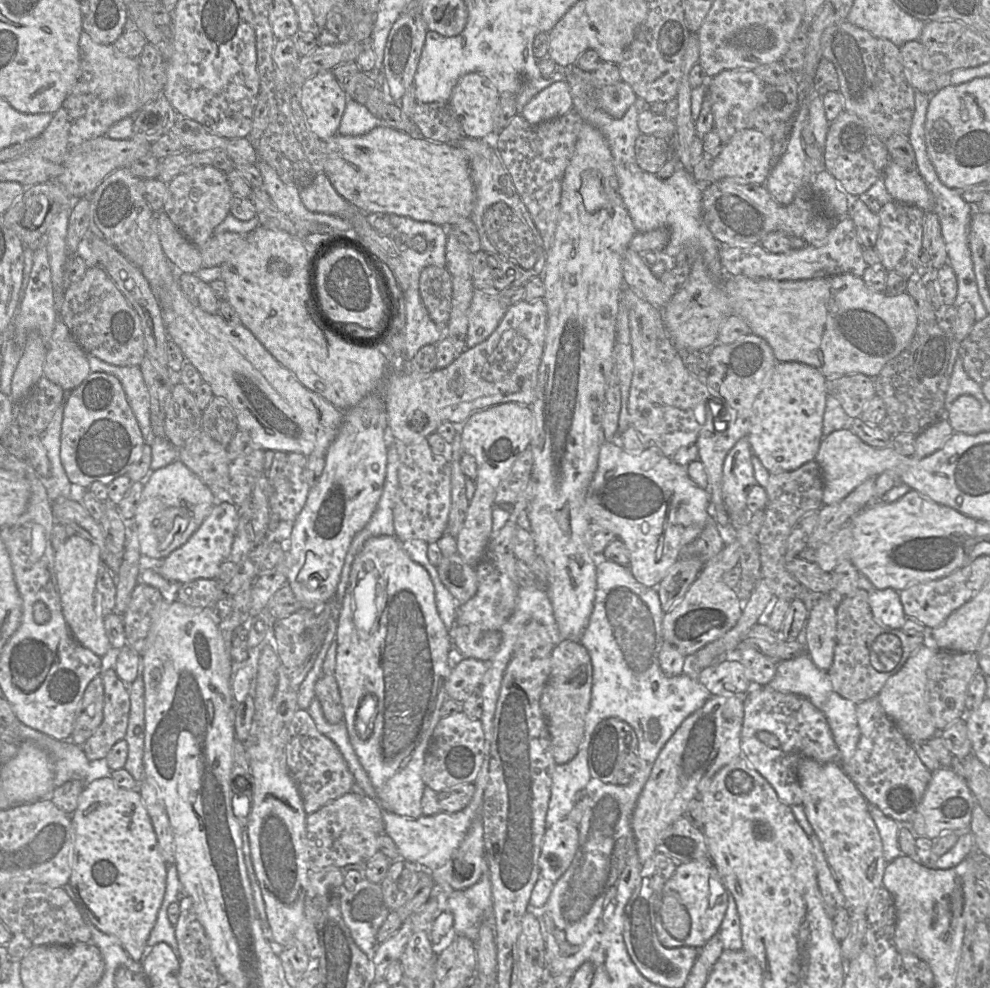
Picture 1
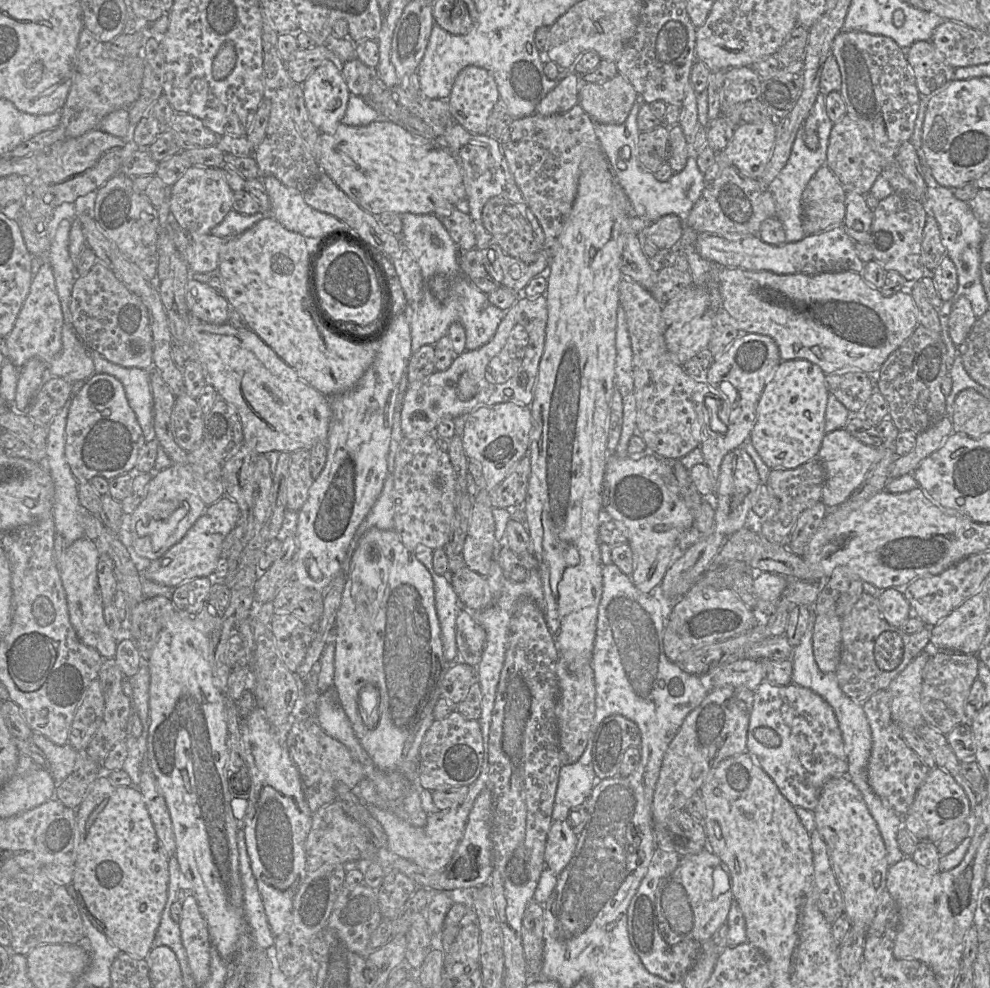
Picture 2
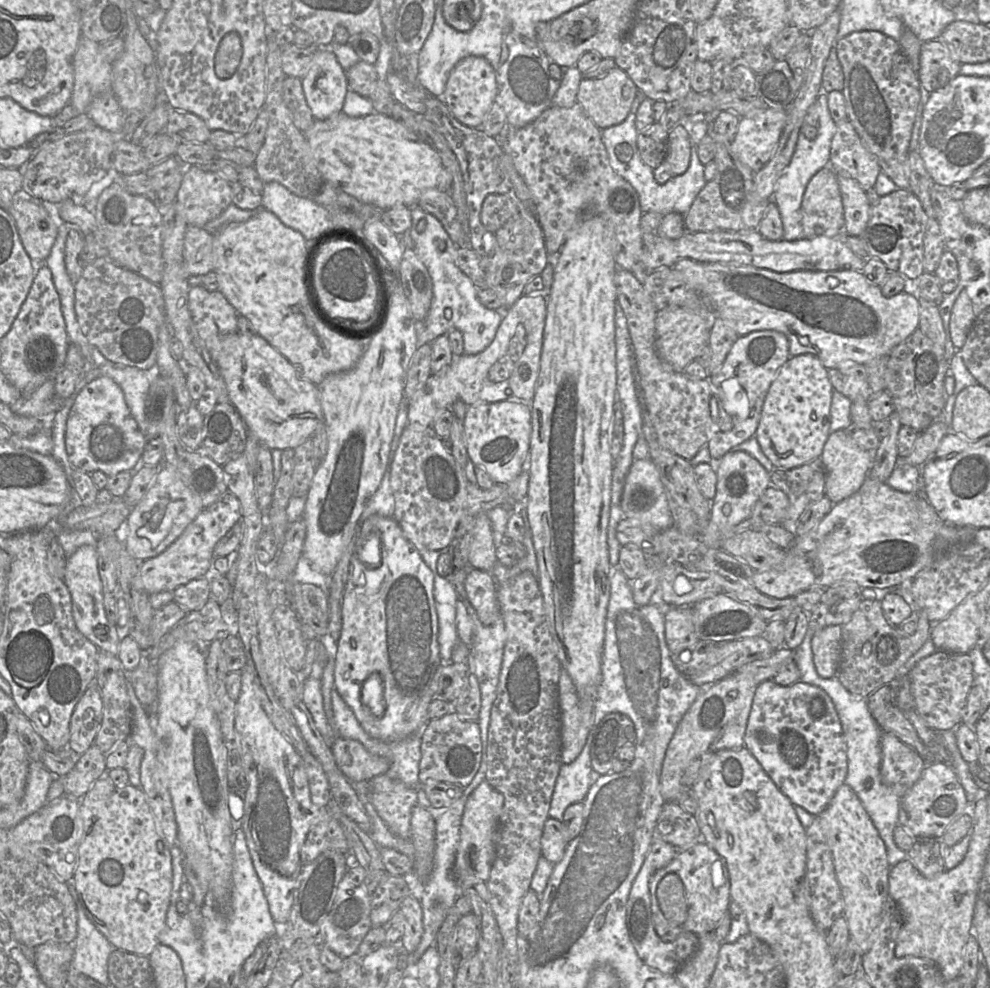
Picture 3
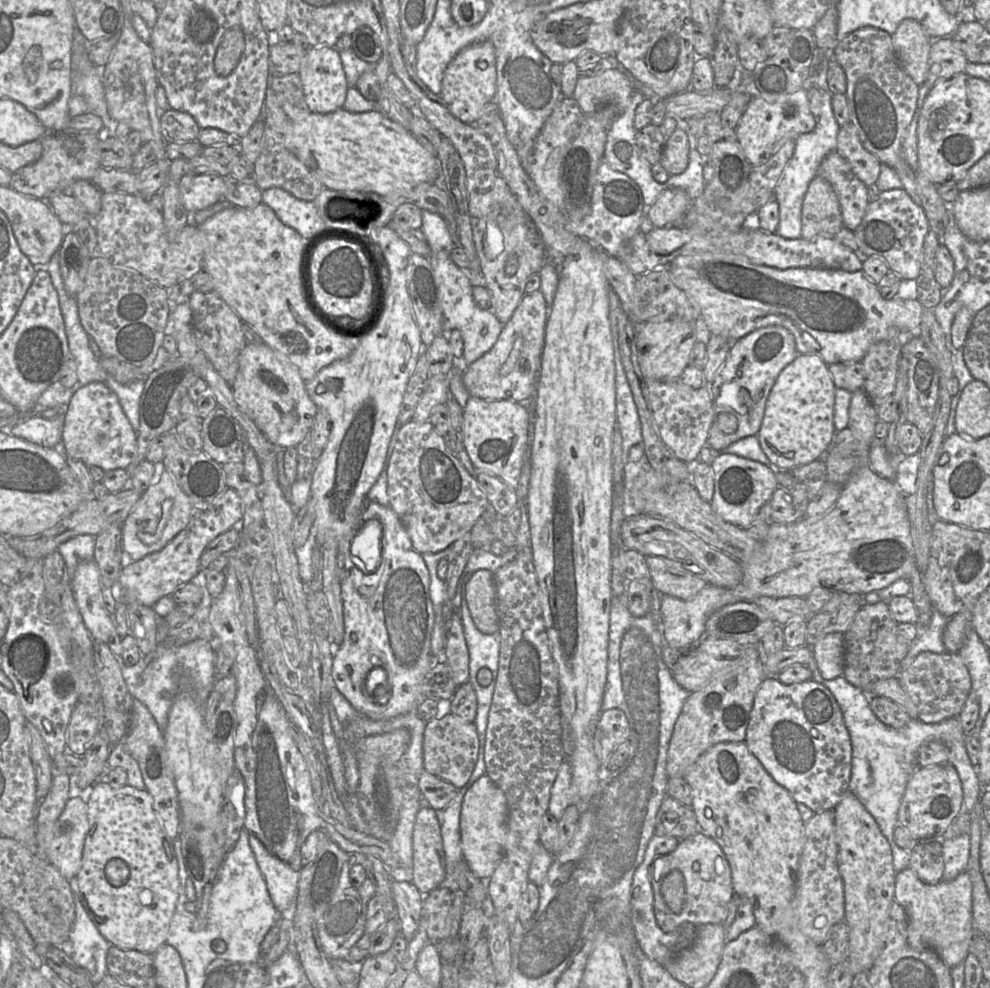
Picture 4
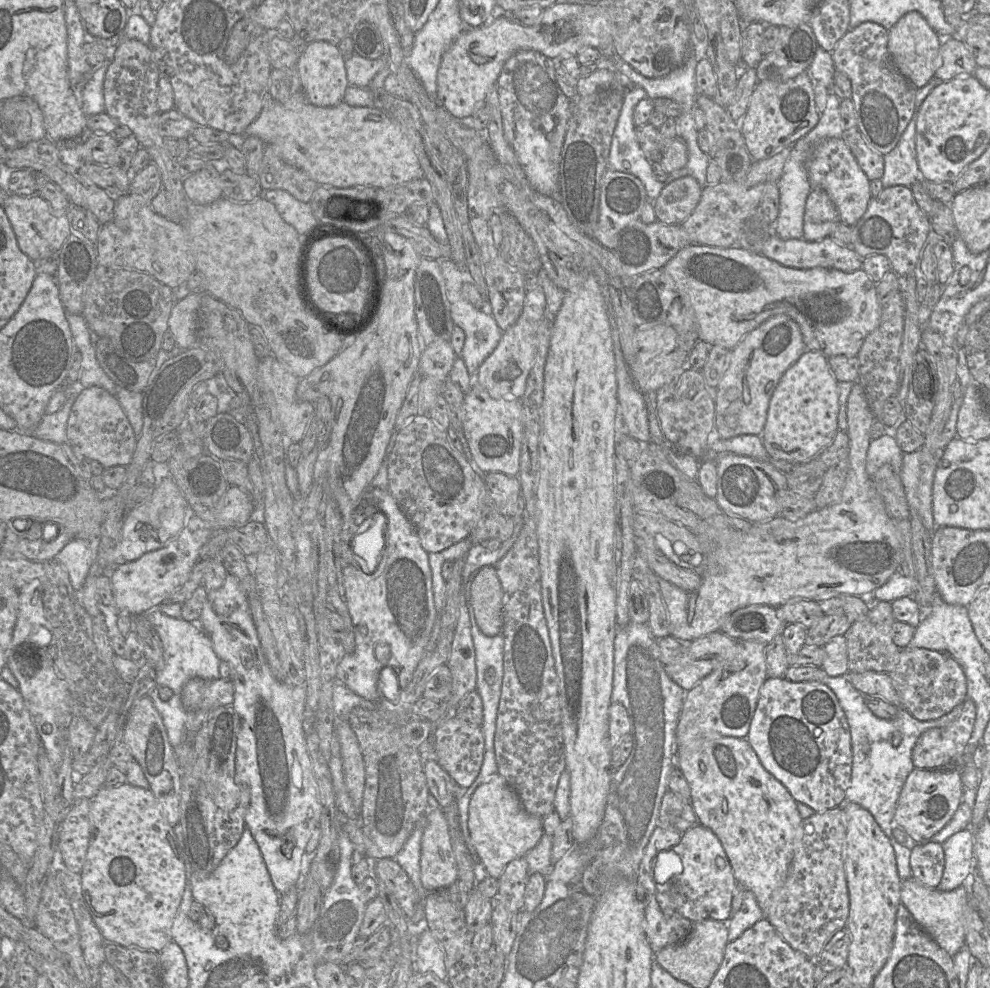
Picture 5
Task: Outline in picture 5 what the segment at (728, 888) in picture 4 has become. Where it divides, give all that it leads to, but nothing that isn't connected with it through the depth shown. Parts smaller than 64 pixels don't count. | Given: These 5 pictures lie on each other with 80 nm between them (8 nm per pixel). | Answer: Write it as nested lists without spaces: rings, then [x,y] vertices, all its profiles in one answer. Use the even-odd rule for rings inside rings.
[[[697,823],[682,833],[680,842],[671,849],[680,857],[683,870],[680,874],[672,876],[665,883],[656,883],[656,899],[663,914],[665,916],[680,915],[692,922],[698,922],[703,919],[713,919],[727,923],[731,918],[732,897],[737,881],[735,880],[733,869],[717,836],[710,829]],[[717,857],[723,859],[725,863],[724,868],[720,869],[717,867]]]

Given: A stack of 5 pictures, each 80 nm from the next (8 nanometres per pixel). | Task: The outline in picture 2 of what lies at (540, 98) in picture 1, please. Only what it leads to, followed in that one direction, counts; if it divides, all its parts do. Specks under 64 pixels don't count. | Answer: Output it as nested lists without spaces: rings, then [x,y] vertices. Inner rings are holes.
[[[570,72],[540,101],[535,113],[542,116],[566,113],[578,103],[580,84],[580,76]]]

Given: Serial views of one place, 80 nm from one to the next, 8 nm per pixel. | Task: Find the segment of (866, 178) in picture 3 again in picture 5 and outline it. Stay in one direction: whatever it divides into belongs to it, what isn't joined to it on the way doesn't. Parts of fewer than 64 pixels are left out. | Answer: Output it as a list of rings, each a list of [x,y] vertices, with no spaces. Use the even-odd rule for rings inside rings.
[[[846,129],[841,138],[849,146],[868,179],[881,180],[884,174],[884,156],[867,144],[859,129]]]

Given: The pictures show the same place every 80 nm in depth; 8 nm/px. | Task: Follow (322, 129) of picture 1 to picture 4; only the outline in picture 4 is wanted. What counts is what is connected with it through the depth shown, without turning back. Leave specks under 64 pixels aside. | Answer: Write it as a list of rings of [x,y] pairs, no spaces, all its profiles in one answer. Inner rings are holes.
[[[311,46],[305,50],[298,74],[303,86],[304,99],[311,112],[326,114],[343,108],[349,85],[339,51],[335,47]]]

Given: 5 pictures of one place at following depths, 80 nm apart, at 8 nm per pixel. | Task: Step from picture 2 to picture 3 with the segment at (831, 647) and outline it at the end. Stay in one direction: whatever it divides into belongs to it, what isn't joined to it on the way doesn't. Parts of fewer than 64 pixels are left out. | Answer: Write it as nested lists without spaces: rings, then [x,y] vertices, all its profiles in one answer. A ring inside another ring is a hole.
[[[830,625],[818,630],[812,638],[813,663],[818,675],[828,679],[837,675],[840,663],[842,626]]]

